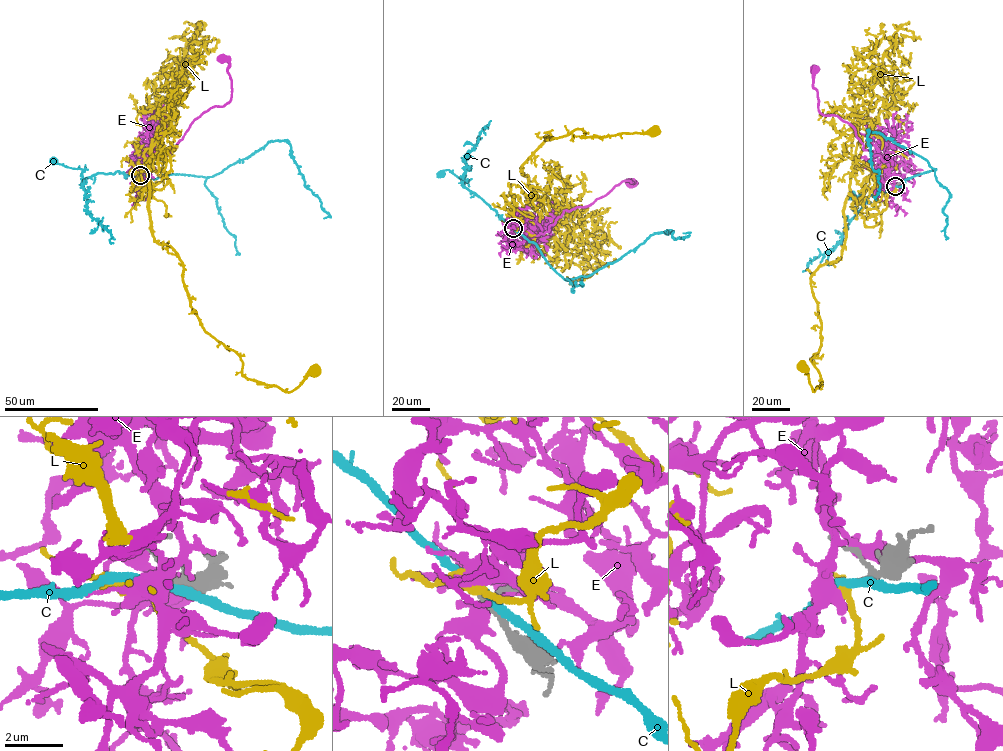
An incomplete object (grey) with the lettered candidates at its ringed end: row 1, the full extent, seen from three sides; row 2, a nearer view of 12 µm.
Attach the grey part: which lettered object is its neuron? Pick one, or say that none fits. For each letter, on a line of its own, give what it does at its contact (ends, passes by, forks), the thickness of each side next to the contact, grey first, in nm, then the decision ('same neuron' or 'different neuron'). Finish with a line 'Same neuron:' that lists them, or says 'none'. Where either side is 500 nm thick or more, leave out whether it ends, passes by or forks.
C: it passes by; calibres 190 and 280 nm; different neuron
E: it forks; calibres 180 and 320 nm; different neuron
L: it passes by; calibres 180 and 360 nm; different neuron
Same neuron: none

